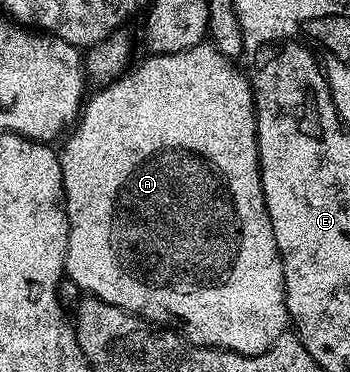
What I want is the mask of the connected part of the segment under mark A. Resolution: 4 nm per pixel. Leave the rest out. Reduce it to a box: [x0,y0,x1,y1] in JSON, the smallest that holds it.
[60,41,291,355]

